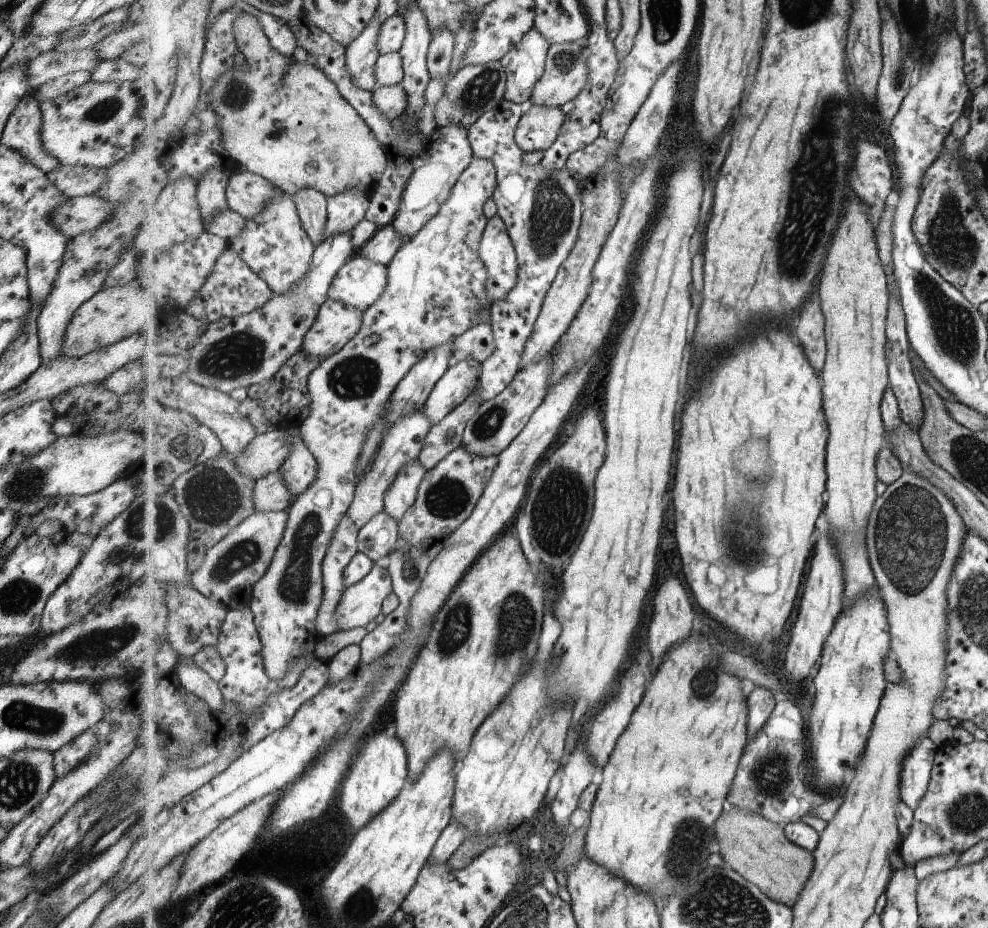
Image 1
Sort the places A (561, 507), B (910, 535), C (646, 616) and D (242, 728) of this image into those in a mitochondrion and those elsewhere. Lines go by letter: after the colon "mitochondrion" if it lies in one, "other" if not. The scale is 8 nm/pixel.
A: mitochondrion
B: mitochondrion
C: other
D: other

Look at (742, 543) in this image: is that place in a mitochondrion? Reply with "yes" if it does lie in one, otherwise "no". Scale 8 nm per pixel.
yes

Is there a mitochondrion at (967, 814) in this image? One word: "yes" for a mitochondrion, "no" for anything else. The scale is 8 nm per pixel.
yes

